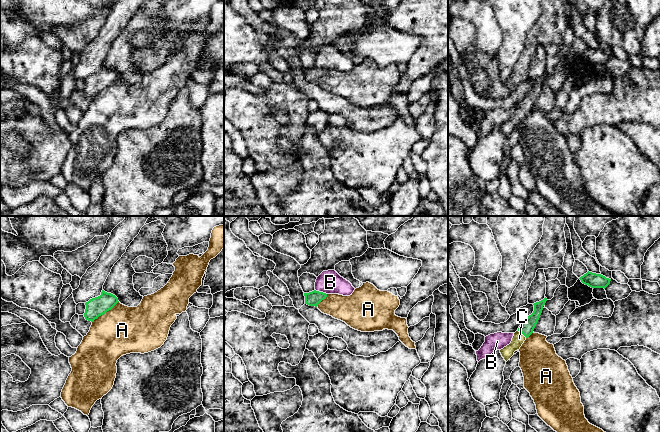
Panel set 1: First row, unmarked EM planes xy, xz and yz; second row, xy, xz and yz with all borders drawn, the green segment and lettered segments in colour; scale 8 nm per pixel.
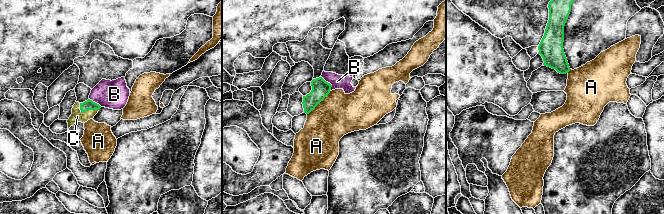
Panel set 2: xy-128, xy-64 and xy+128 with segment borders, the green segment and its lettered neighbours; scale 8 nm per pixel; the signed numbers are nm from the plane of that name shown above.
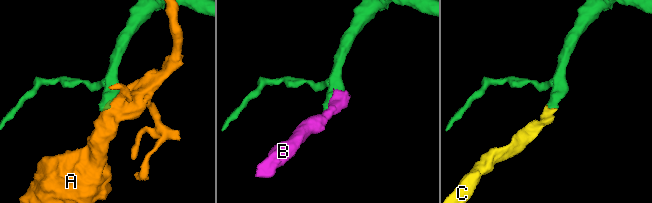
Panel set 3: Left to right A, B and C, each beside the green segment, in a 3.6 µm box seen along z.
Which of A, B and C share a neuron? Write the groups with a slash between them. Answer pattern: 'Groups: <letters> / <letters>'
Groups: A / B / C

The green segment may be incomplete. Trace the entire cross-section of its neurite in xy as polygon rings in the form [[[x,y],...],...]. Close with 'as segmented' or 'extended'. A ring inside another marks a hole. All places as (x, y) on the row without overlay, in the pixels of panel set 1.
[[[102,66],[100,72],[92,74],[85,79],[84,93],[86,96],[93,98],[99,92],[111,86],[118,78],[118,74],[115,71]]] | as segmented

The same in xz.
[[[314,66],[309,69],[304,69],[304,72],[305,80],[317,83],[322,76],[326,75],[327,70]]] | as segmented

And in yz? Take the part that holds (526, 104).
[[[545,73],[543,76],[533,80],[533,89],[519,102],[518,106],[514,109],[511,119],[500,126],[500,129],[506,138],[510,136],[514,131],[514,128],[519,126],[524,117],[533,109],[546,77],[547,74]]] | extended

